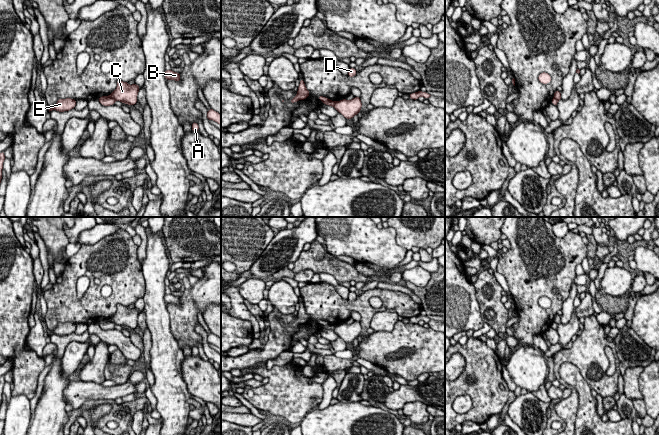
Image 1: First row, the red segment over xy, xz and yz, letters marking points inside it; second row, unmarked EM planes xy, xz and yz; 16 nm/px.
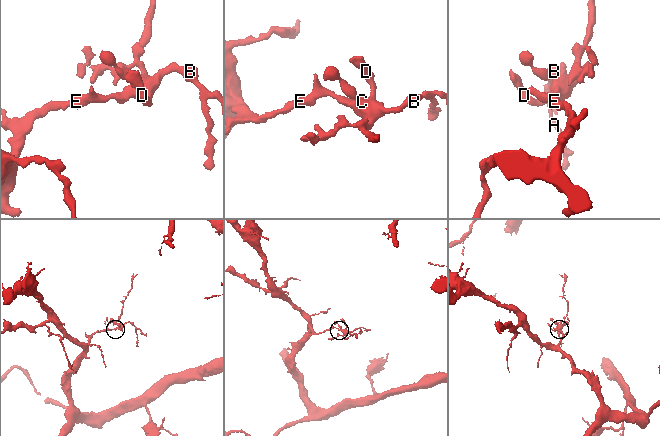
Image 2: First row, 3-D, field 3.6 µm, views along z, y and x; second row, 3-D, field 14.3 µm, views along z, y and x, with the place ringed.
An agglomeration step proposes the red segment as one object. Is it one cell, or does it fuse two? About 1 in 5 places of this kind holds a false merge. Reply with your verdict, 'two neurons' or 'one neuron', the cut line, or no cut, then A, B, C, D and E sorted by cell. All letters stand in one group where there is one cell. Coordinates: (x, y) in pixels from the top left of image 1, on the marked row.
two neurons; cut xy (108, 96), (114, 100); groups A B C D / E

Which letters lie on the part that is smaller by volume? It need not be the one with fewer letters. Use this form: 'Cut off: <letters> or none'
Cut off: A, B, C, D

